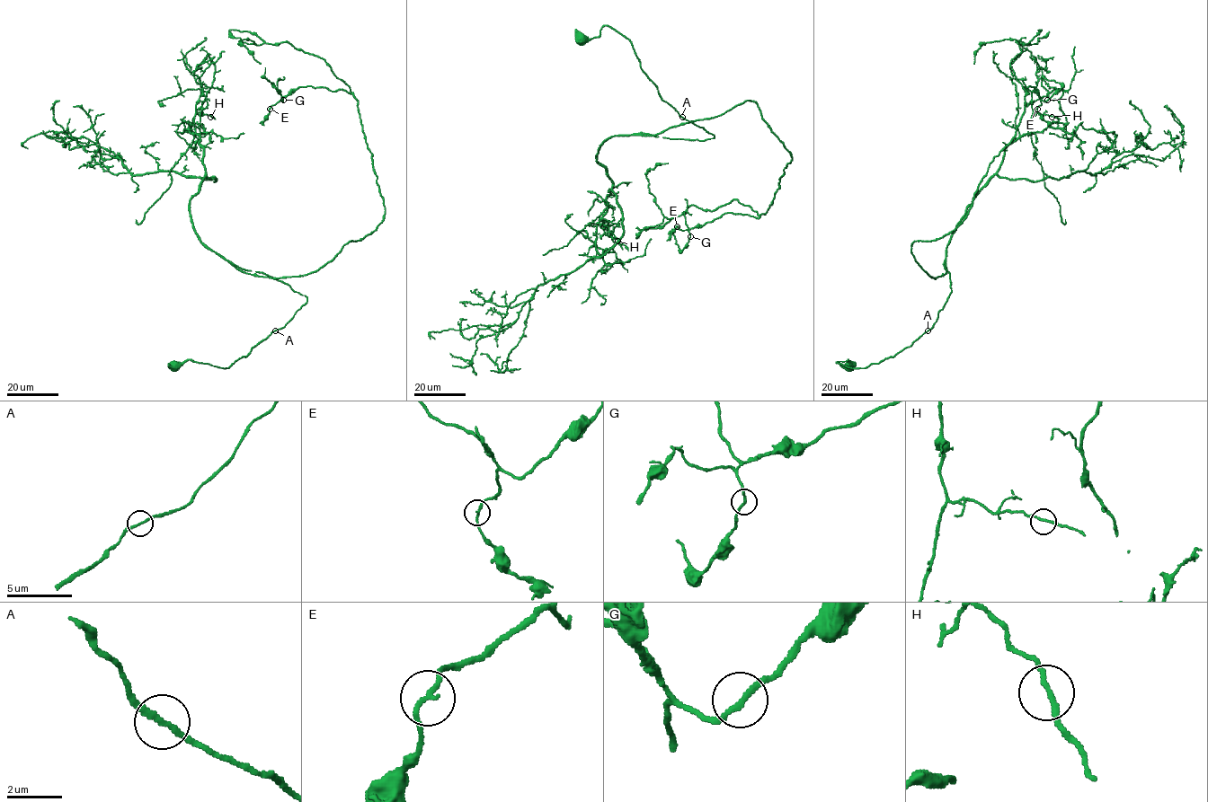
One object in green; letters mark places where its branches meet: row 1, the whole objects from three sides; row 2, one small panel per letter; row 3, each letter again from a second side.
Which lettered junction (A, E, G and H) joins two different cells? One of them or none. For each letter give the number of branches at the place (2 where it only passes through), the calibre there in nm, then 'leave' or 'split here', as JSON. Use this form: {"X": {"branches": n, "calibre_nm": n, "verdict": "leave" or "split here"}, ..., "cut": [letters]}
{"A": {"branches": 2, "calibre_nm": 180, "verdict": "leave"}, "E": {"branches": 2, "calibre_nm": 170, "verdict": "leave"}, "G": {"branches": 2, "calibre_nm": 190, "verdict": "leave"}, "H": {"branches": 2, "calibre_nm": 180, "verdict": "leave"}, "cut": []}

